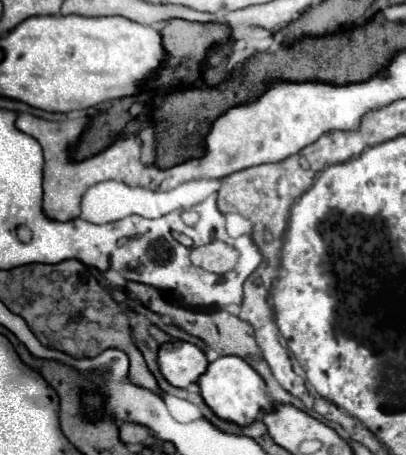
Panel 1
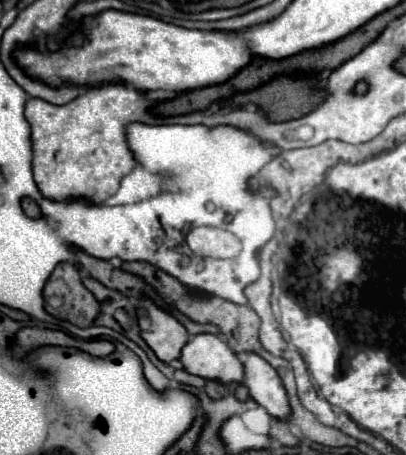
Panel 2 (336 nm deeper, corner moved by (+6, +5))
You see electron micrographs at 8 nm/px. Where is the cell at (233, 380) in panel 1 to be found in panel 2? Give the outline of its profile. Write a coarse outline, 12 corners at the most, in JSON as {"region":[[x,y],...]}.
{"region":[[218,335],[184,345],[188,373],[224,385],[244,379],[240,359]]}

